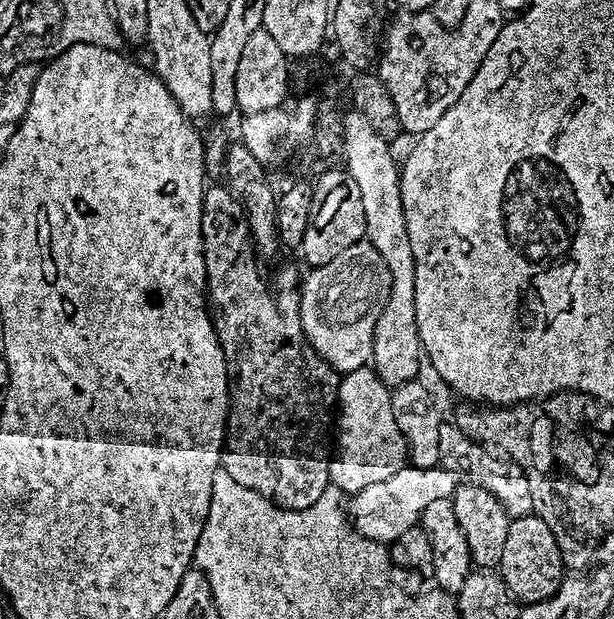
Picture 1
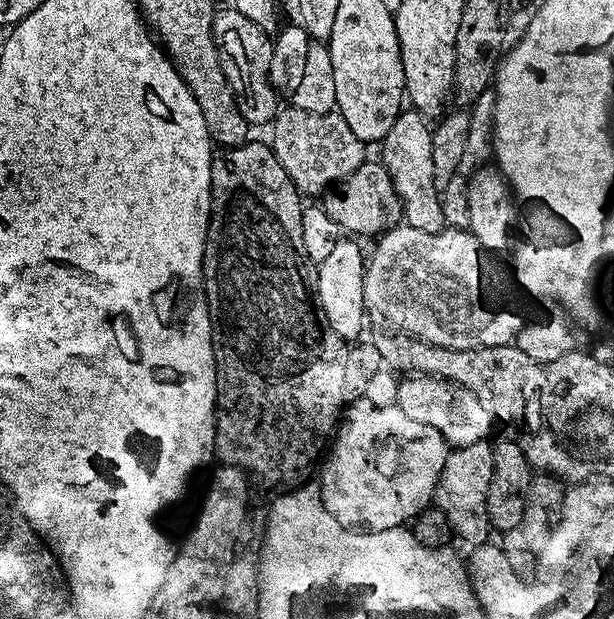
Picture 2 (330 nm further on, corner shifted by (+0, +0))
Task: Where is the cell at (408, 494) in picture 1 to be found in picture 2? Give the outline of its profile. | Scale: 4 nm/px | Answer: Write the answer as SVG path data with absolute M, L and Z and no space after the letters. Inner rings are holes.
M488 440L449 451L446 466L436 487L434 504L442 510L442 514L446 514L446 518L452 523L453 533L459 539L460 536L464 540L472 540L471 542L484 542L489 539L488 495L493 474L492 444Z

